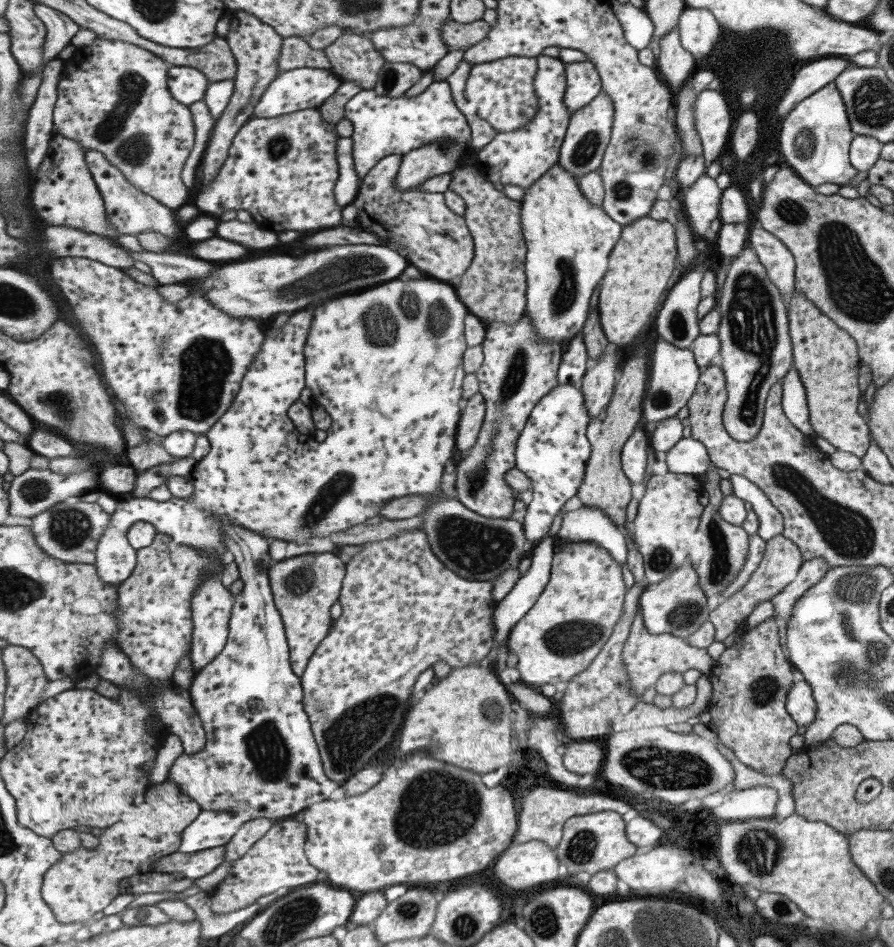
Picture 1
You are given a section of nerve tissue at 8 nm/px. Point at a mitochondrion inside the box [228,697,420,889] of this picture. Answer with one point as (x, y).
(266, 748)

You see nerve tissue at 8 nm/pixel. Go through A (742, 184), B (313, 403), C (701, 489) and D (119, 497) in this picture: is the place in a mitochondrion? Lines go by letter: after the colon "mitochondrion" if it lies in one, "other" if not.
A: other
B: other
C: other
D: other

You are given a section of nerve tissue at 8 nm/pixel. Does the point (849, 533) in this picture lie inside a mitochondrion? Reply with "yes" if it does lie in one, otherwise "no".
yes

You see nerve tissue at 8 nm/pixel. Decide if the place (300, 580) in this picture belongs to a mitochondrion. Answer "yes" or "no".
yes

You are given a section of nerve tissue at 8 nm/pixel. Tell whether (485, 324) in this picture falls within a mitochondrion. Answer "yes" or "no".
no

